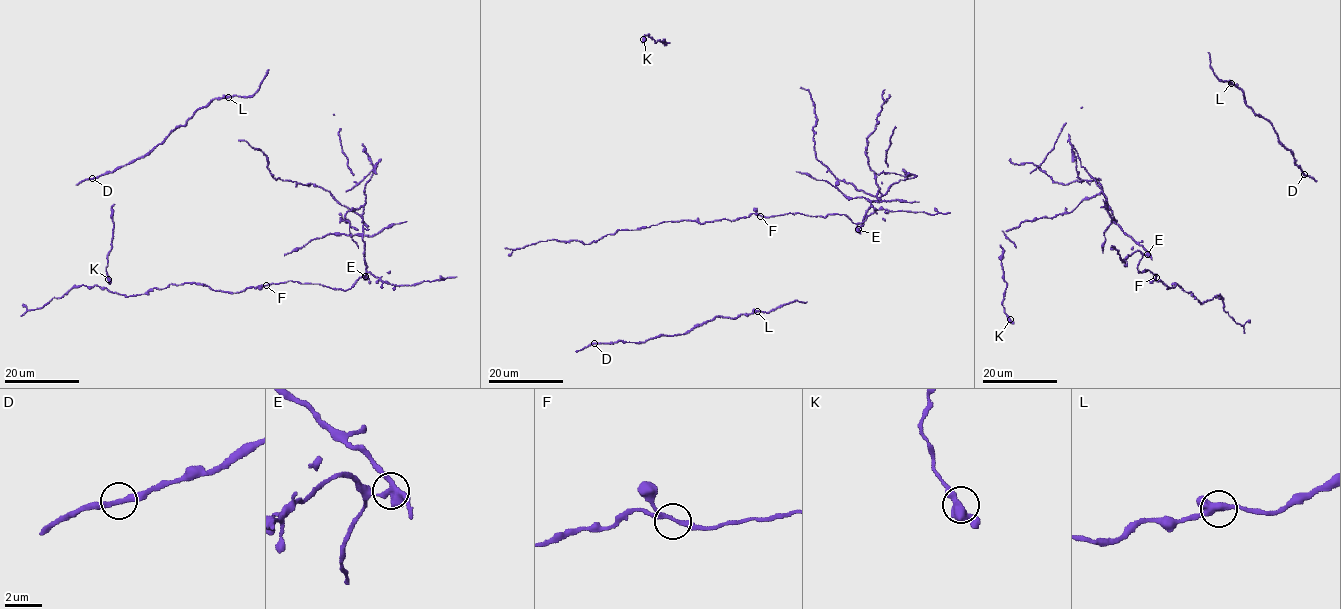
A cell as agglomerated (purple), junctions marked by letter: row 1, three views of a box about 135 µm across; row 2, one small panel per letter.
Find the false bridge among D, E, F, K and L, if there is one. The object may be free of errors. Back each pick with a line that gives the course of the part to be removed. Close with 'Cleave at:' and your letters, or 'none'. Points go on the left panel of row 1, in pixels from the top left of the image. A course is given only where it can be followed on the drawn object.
E: (365, 277), (361, 217), (312, 184), (275, 180), (266, 156), (238, 140)
Cleave at: E

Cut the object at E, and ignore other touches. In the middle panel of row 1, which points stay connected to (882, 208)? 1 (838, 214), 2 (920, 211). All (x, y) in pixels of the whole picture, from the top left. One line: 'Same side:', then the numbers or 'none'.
Same side: 1, 2

